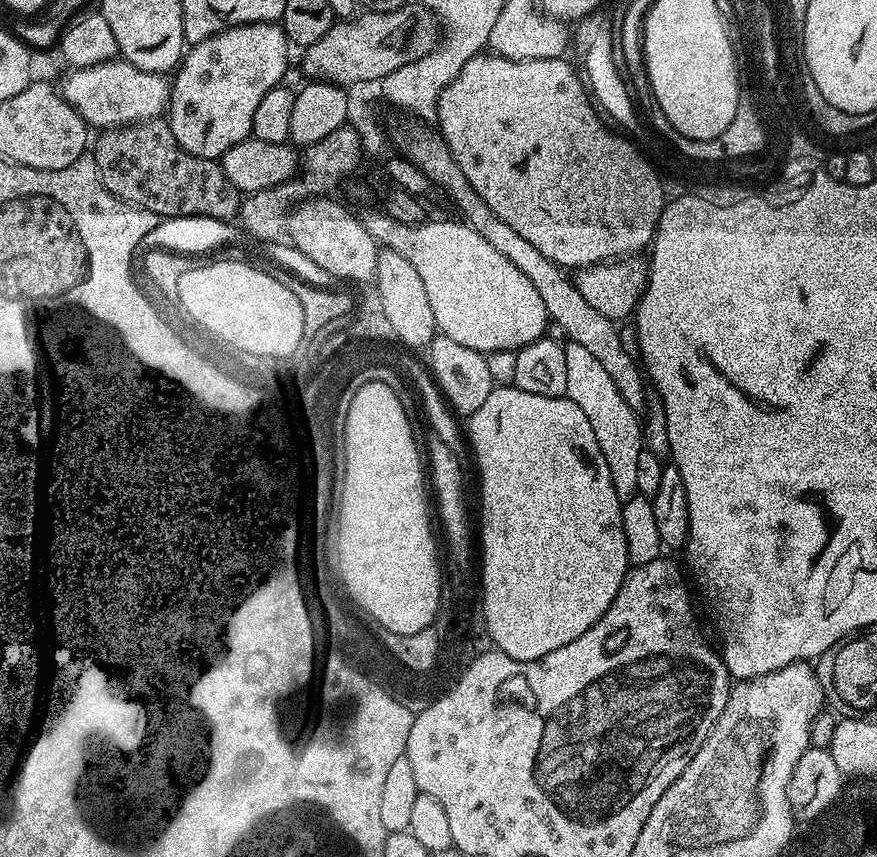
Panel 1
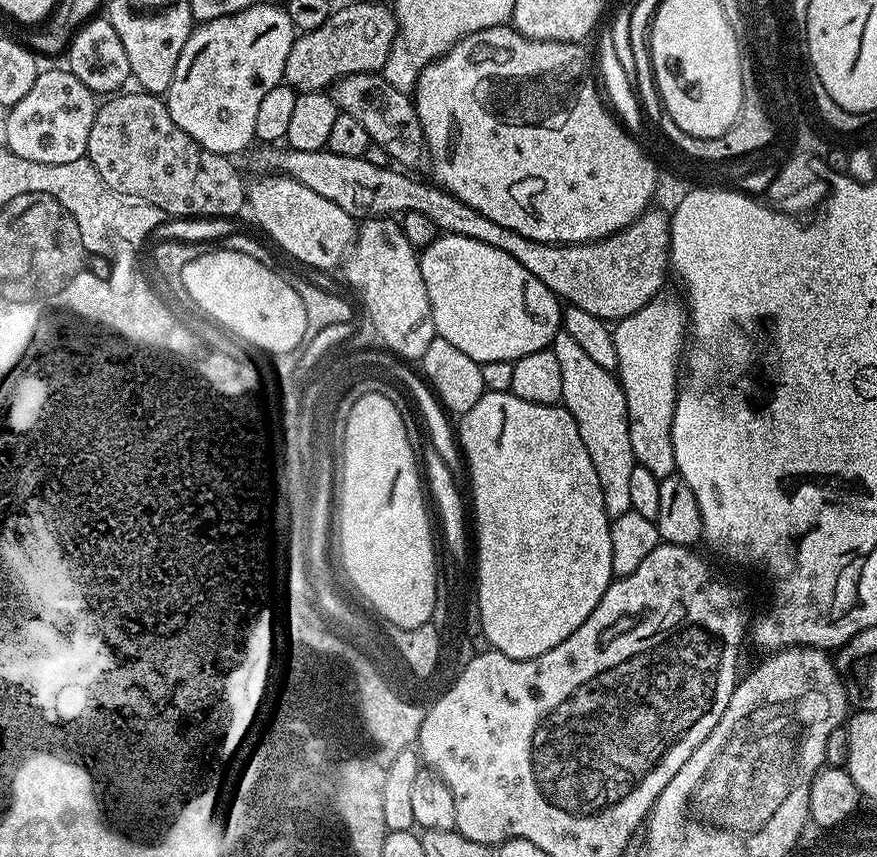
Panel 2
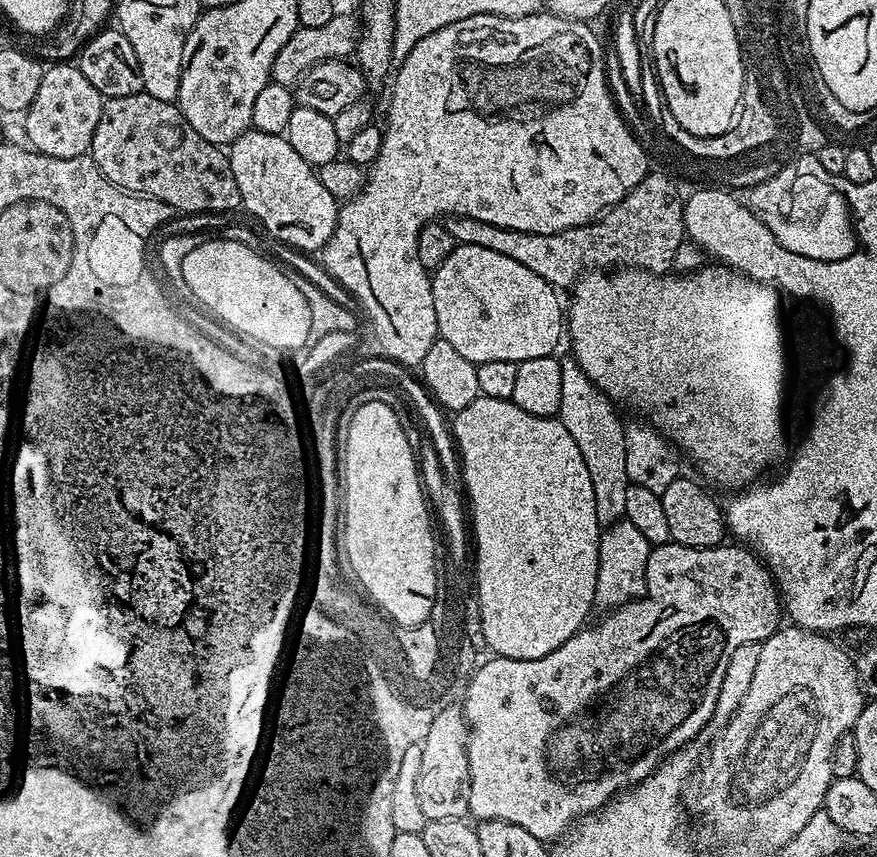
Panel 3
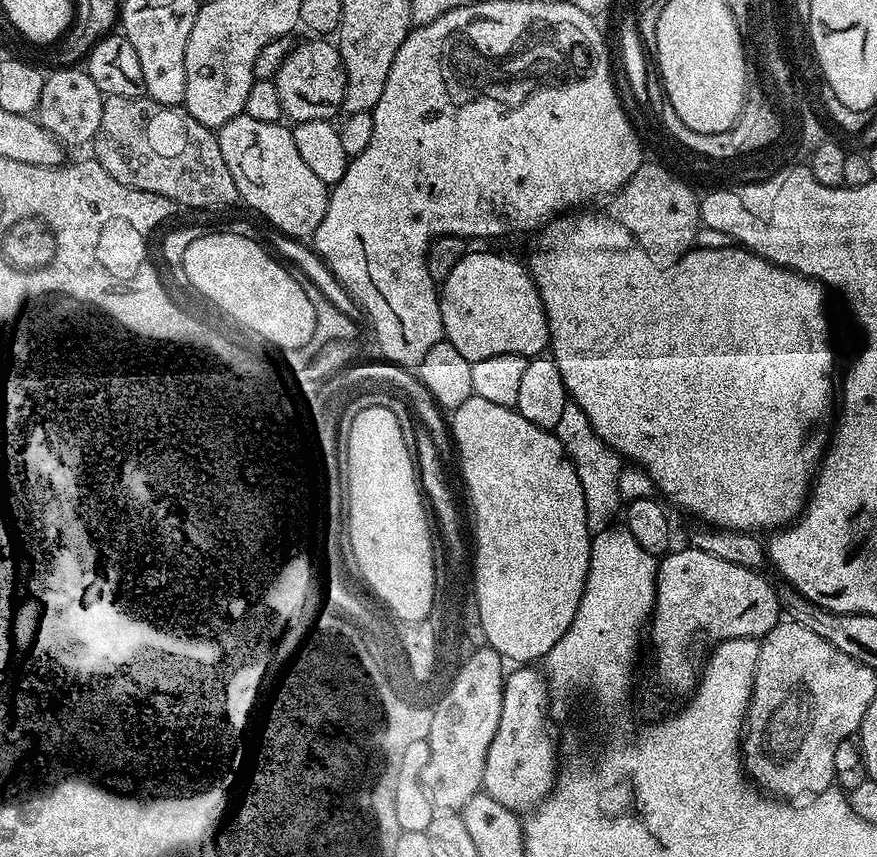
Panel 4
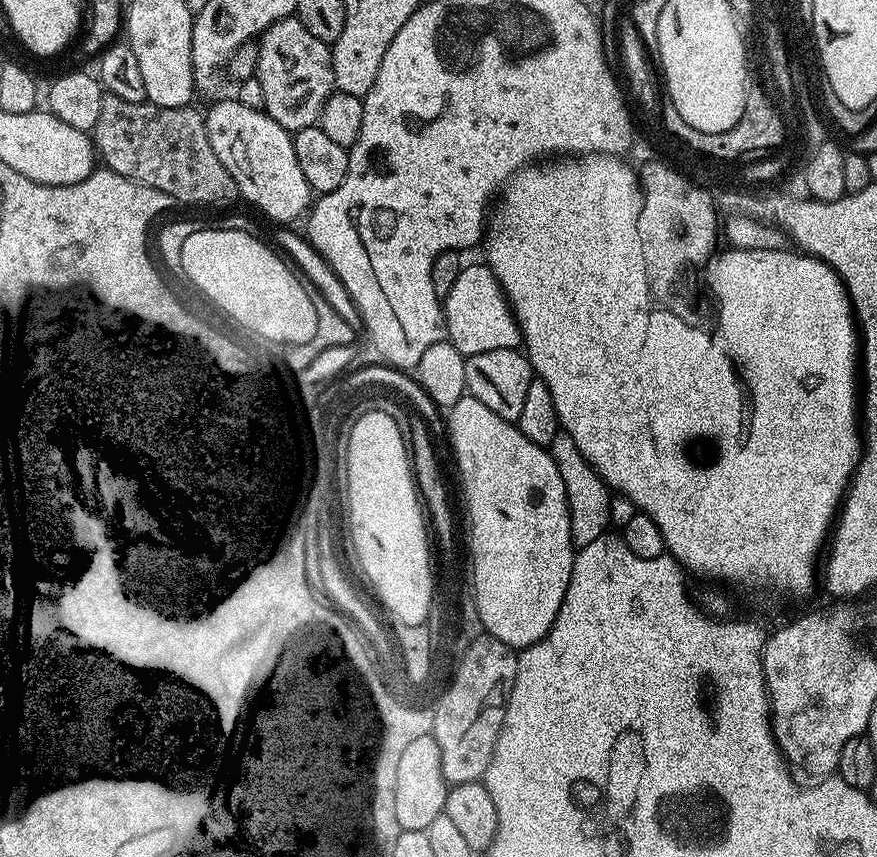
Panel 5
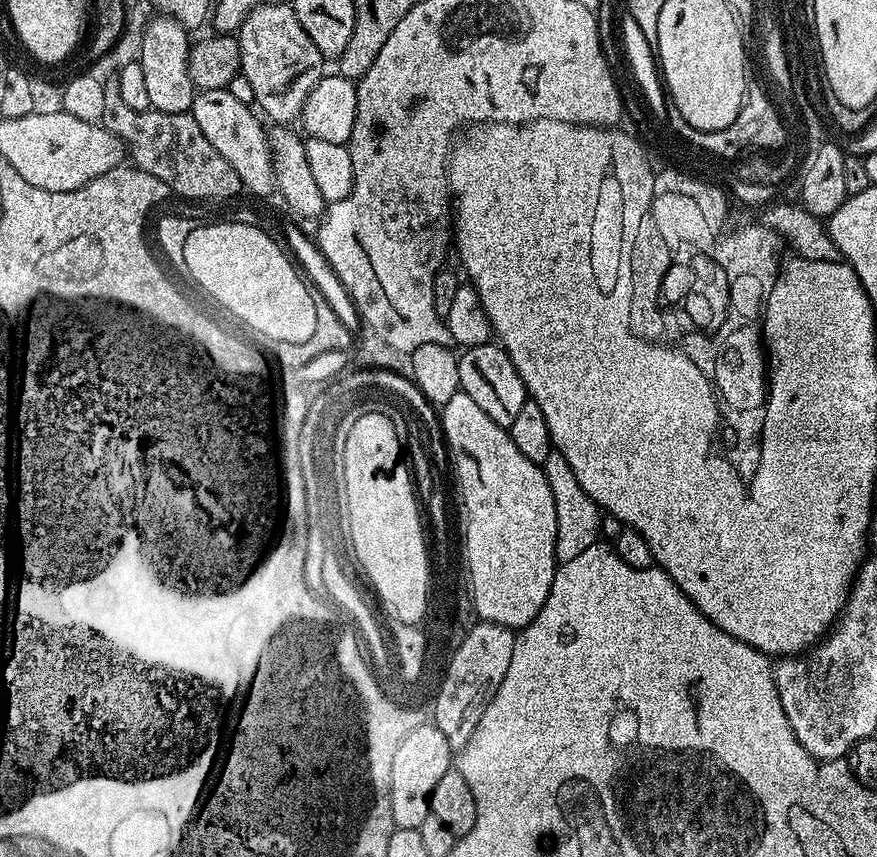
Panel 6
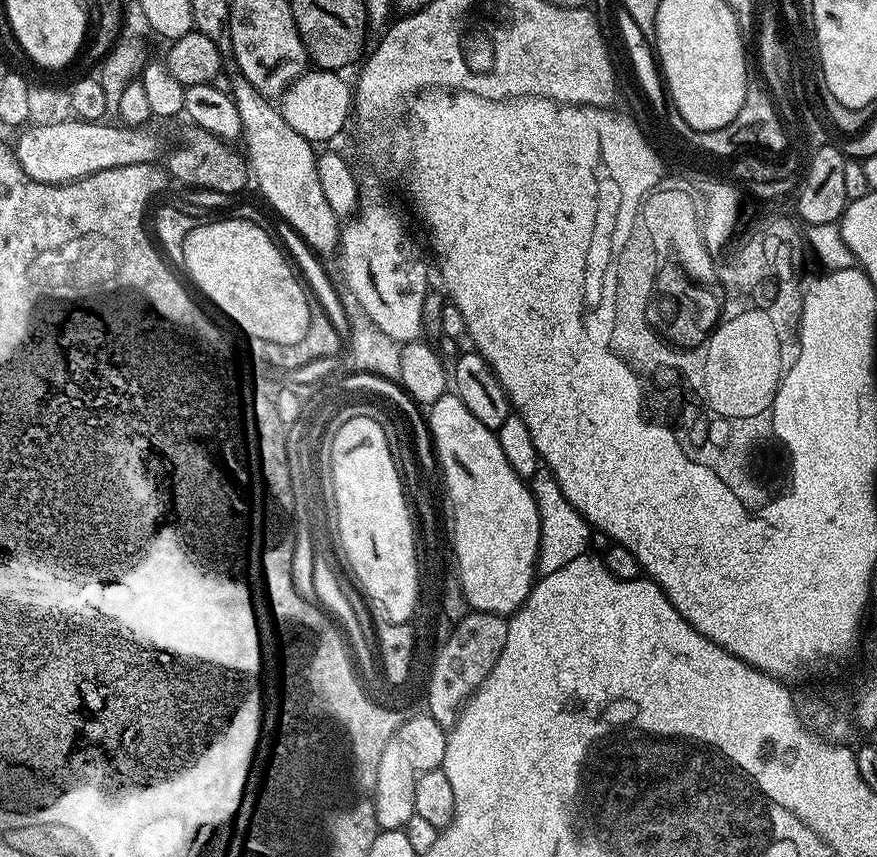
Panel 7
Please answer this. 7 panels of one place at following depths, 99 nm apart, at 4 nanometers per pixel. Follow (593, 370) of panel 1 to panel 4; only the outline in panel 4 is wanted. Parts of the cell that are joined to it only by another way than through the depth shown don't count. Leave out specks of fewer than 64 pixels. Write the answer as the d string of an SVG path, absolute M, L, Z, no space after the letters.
M569 403L566 410L562 410L562 418L554 429L556 437L562 442L564 452L572 459L576 468L578 482L582 482L582 494L586 500L586 526L589 532L595 534L613 527L612 520L621 515L622 501L619 496L618 480L622 469L621 457L616 451L590 426L586 414L577 404Z

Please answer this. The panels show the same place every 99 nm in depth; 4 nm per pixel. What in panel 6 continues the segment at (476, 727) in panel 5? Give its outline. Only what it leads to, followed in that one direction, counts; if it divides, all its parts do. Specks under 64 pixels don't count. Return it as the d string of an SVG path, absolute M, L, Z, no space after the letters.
M480 620L468 629L461 644L447 657L447 667L443 670L443 680L436 694L434 723L438 730L442 730L442 734L446 734L448 745L453 750L466 746L480 721L479 711L468 711L476 703L481 703L480 696L487 697L495 692L502 678L506 678L515 641L516 632L513 629L489 620Z

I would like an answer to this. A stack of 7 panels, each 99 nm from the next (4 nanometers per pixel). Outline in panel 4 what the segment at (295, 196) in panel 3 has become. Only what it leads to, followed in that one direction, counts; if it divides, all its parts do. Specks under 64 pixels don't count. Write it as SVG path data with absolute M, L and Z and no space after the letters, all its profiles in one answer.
M240 113L216 133L240 200L266 218L279 233L295 238L311 237L325 217L330 190L299 157L291 129L283 123L261 122Z

